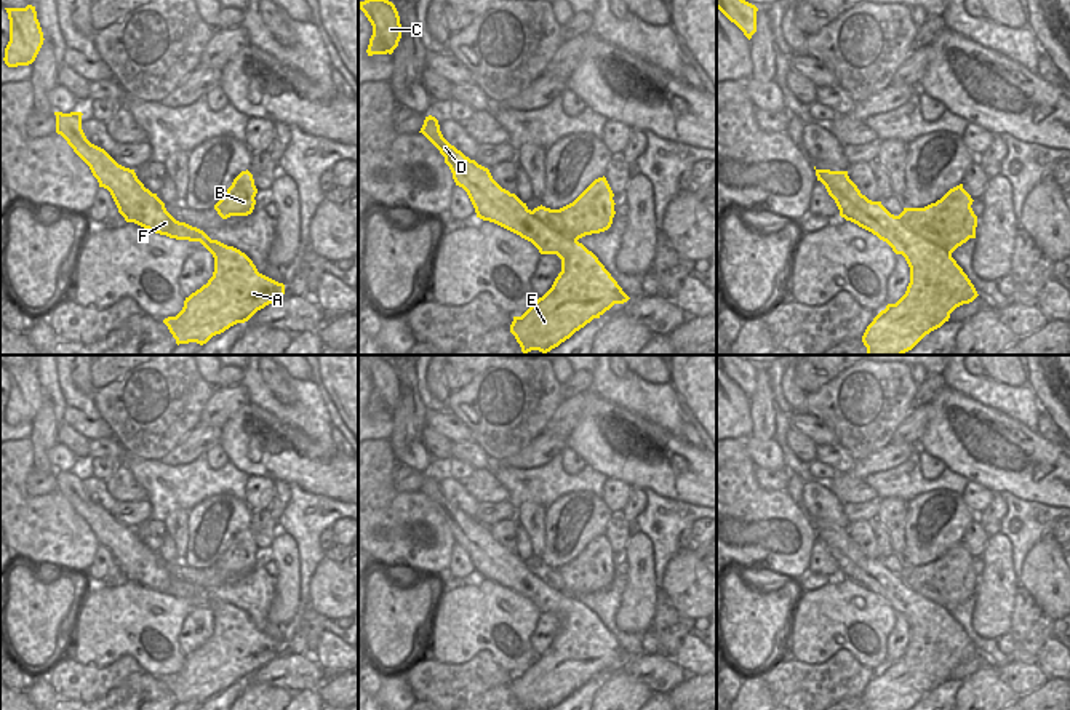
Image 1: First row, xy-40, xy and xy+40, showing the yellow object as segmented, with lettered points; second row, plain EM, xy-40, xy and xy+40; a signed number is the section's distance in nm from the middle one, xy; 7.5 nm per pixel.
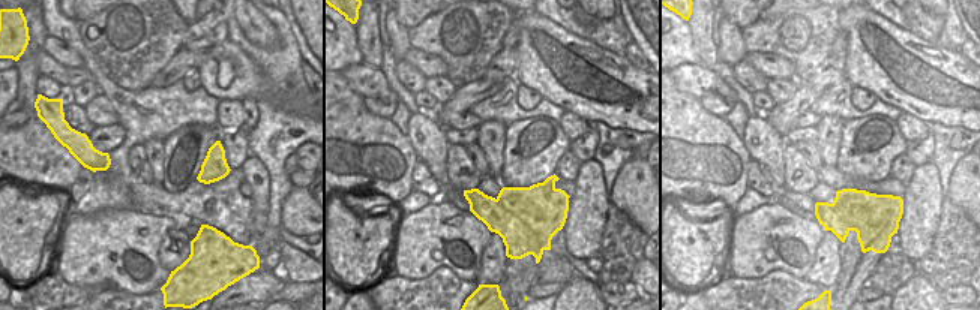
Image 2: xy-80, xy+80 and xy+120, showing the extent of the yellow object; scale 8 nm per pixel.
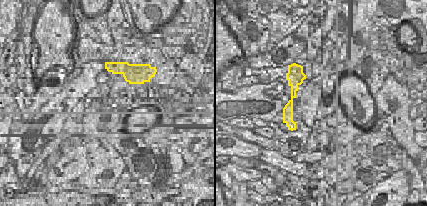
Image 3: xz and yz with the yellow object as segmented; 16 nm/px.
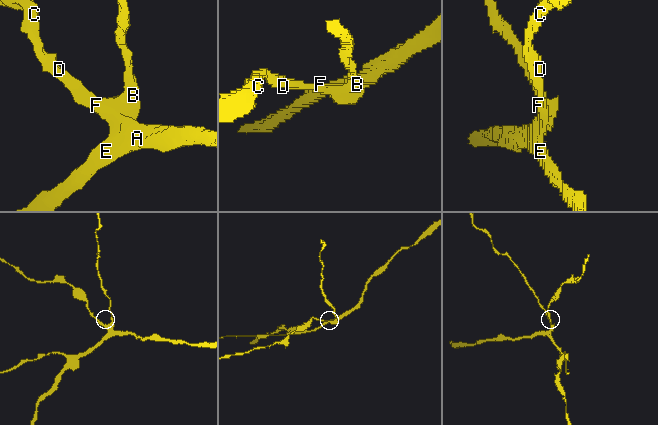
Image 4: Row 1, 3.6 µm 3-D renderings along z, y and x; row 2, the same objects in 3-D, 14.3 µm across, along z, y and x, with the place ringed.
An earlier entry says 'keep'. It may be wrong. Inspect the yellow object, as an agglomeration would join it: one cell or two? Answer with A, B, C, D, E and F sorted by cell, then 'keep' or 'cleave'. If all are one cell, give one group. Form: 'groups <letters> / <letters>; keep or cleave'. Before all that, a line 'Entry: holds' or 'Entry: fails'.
Entry: fails
groups A C D E F / B; cleave

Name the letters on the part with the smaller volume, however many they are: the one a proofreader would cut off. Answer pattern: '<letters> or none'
B.

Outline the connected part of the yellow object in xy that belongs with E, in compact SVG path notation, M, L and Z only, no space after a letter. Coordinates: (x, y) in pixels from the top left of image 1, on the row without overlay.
M425 475L419 491L445 515L477 576L531 600L541 612L557 612L561 617L561 630L552 646L521 675L513 675L510 691L521 710L550 710L614 662L630 657L592 609L544 582L515 552L502 547L488 526L451 504L435 475Z

